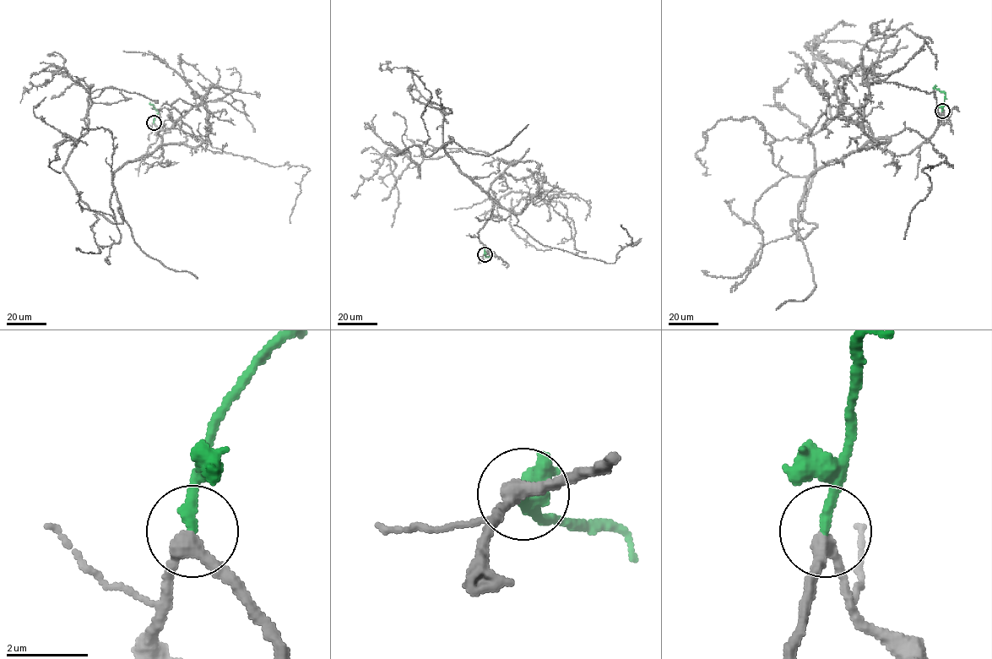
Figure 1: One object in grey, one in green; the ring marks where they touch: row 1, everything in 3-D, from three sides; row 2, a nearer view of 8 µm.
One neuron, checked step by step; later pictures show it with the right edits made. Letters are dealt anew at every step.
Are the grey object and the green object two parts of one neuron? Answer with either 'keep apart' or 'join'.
join

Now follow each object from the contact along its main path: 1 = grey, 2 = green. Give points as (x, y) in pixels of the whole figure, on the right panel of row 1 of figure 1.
1: (942, 111), (908, 154), (820, 166), (798, 239), (816, 226), (809, 138), (844, 103), (806, 47), (907, 46)
2: (942, 111), (944, 92), (934, 88), (935, 84)

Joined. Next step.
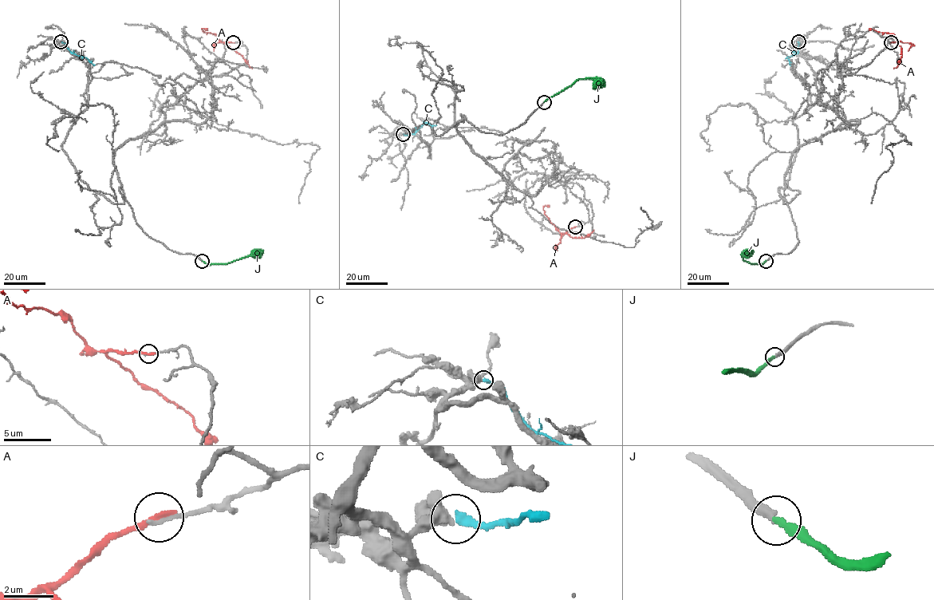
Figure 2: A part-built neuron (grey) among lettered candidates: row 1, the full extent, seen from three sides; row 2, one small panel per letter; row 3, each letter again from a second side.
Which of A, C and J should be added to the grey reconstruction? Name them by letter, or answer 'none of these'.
J

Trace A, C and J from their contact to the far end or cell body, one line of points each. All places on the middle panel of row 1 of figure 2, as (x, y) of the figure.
A: (575, 226), (561, 234), (544, 213), (544, 207), (549, 207)
C: (403, 134), (412, 134), (424, 123), (436, 125)
J: (544, 102), (578, 80), (591, 79), (604, 86)

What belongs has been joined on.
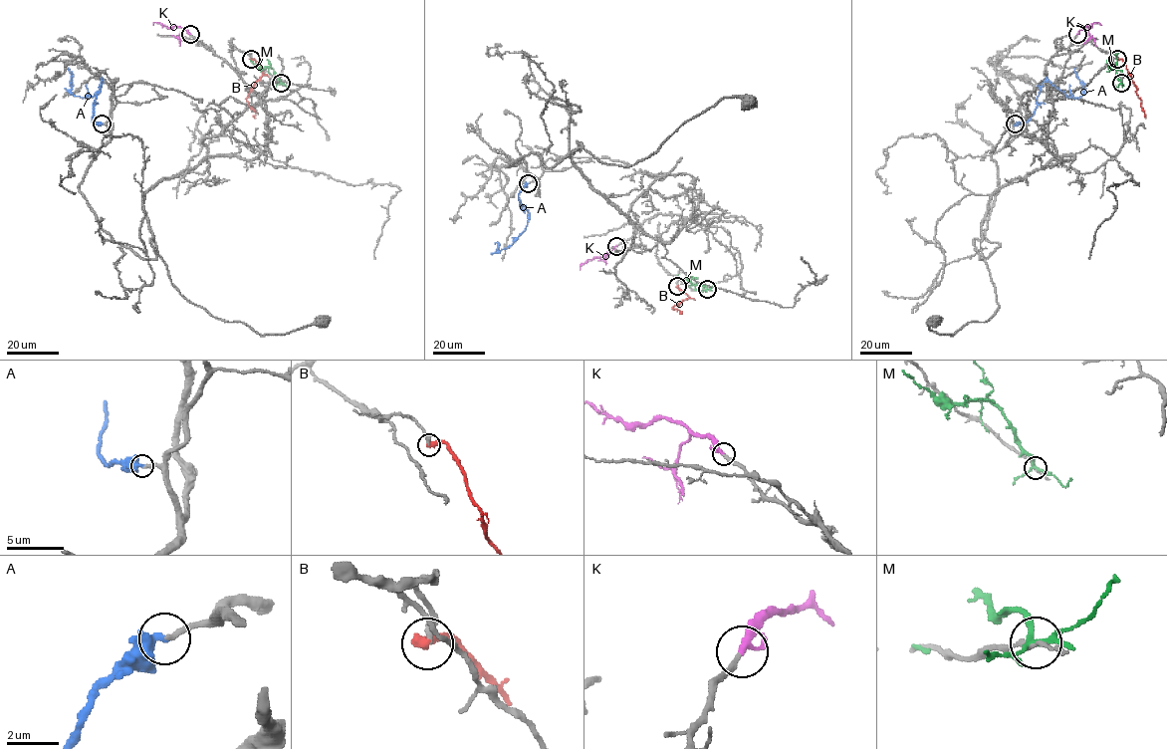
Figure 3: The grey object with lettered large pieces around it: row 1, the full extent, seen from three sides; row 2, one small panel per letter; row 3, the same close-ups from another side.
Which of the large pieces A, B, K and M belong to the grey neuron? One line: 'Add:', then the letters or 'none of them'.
Add: A, K

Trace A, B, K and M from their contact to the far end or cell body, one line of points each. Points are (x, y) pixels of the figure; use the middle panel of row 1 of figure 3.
A: (528, 183), (518, 195), (520, 203), (529, 213), (524, 231), (499, 252), (498, 244), (494, 243)
B: (678, 286), (689, 297), (672, 308), (681, 314)
K: (616, 246), (599, 258), (585, 262), (580, 270)
M: (707, 289), (702, 284), (685, 282), (677, 274)

